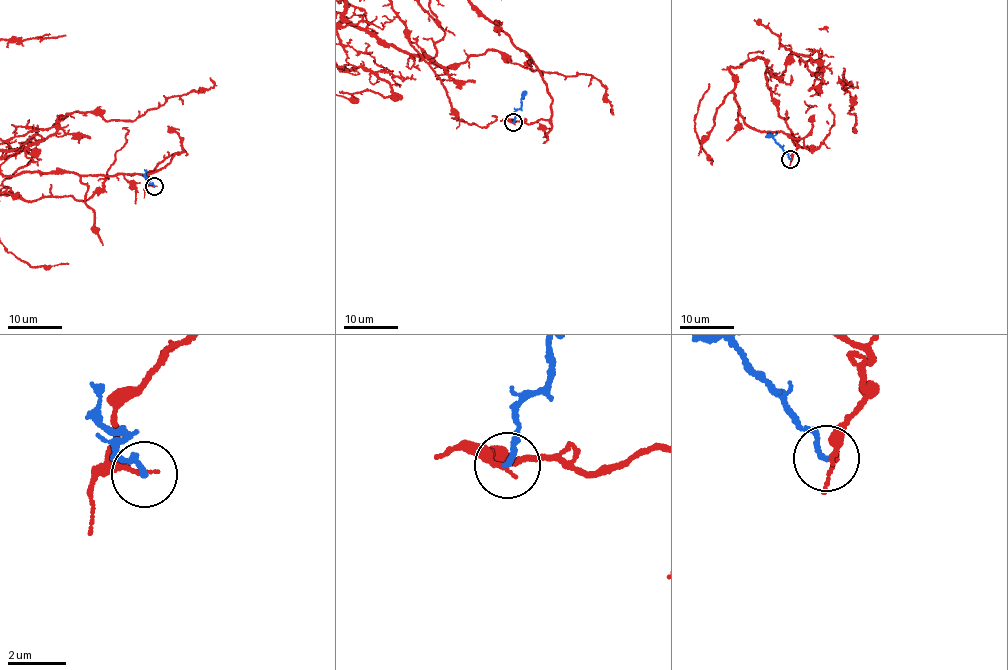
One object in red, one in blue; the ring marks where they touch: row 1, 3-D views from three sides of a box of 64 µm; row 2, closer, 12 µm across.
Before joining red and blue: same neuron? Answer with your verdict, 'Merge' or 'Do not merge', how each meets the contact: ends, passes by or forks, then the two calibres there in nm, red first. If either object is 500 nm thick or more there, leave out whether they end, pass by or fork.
Do not merge. At the ring red ends. At the ring blue ends. Thickness 180 nm (red) against 190 nm

